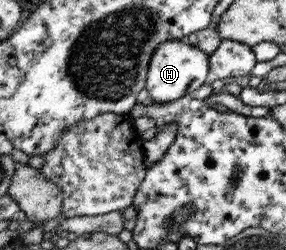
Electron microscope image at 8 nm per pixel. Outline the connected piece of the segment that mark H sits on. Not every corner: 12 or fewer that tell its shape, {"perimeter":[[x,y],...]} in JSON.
{"perimeter":[[185,39],[149,60],[147,101],[173,102],[209,76],[210,55]]}

